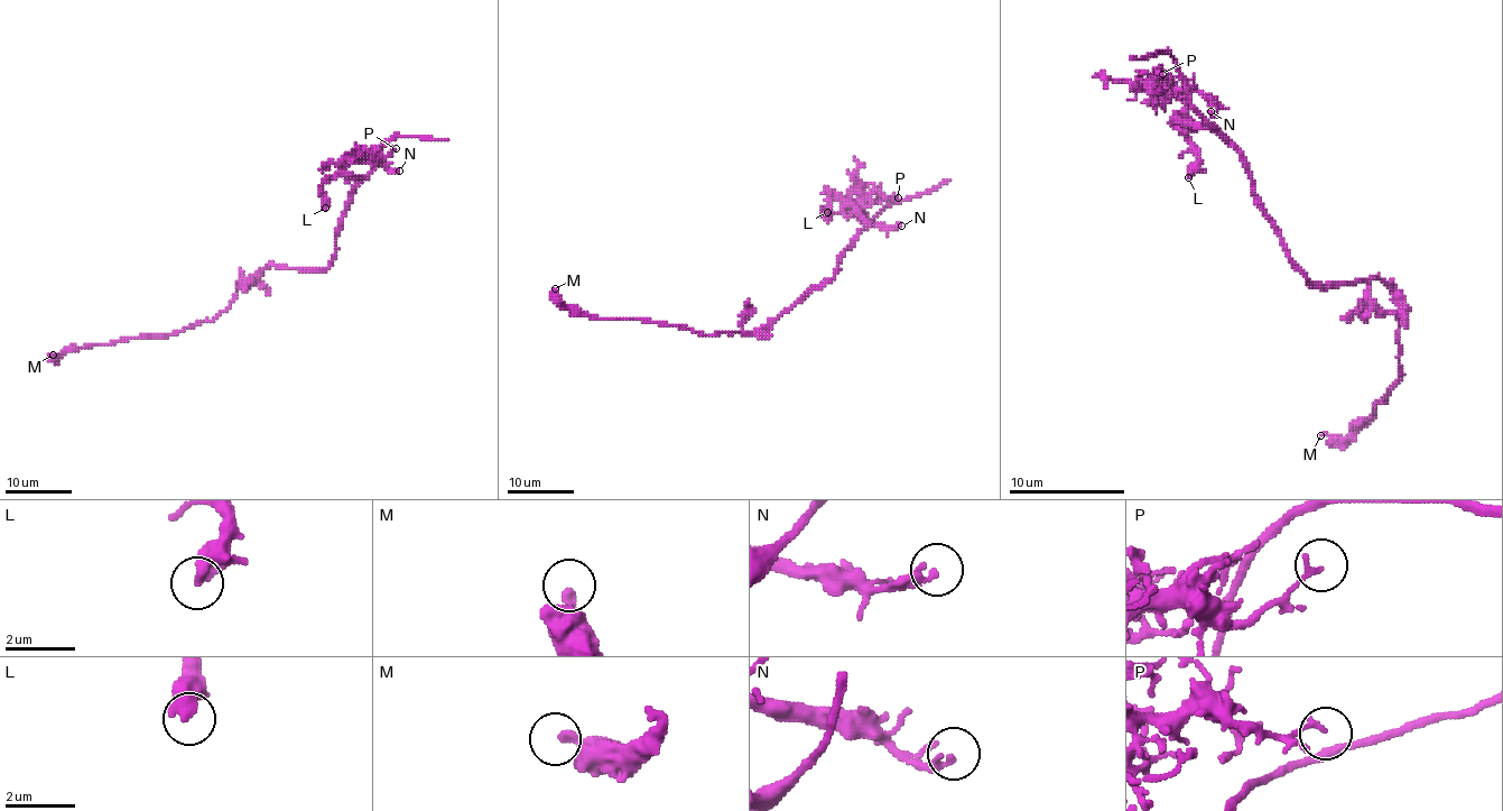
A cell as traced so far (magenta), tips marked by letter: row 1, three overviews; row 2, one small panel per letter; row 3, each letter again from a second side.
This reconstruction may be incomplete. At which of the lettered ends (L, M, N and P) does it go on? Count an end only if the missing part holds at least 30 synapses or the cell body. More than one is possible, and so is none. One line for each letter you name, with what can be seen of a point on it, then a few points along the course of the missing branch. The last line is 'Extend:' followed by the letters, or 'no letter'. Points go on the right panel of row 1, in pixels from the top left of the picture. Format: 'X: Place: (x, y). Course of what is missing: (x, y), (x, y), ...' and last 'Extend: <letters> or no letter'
Extend: no letter

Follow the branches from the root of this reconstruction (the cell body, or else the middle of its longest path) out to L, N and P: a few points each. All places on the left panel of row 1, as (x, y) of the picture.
L: (285, 266), (325, 269), (330, 264), (350, 193), (361, 180), (332, 176), (323, 185), (325, 208)
N: (285, 266), (325, 269), (330, 264), (350, 193), (361, 182), (341, 168), (346, 160), (399, 171)
P: (285, 266), (325, 269), (330, 264), (350, 193), (361, 182), (341, 165), (360, 157), (384, 158), (396, 148)

